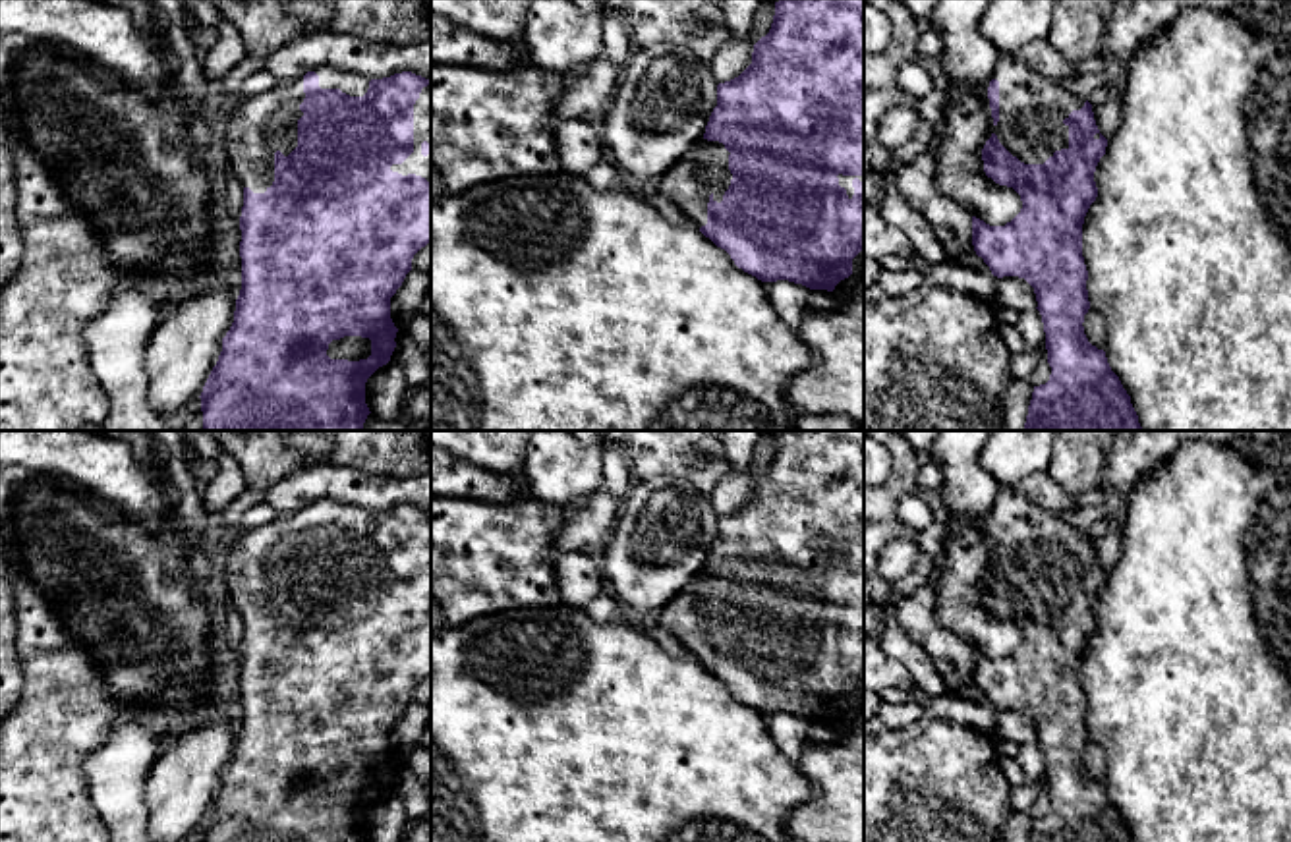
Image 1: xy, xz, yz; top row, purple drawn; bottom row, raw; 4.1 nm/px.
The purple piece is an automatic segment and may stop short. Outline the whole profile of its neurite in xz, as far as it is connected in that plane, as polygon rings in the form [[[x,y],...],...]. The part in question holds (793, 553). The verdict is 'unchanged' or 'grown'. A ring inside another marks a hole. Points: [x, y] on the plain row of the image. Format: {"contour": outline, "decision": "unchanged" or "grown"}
{"contour": [[[781,431],[775,435],[771,462],[754,477],[752,496],[738,510],[717,518],[717,539],[709,548],[703,570],[698,572],[696,577],[665,604],[659,612],[659,626],[673,633],[705,670],[725,682],[738,701],[761,715],[789,713],[810,722],[833,724],[835,718],[848,709],[864,713],[864,431]]], "decision": "grown"}

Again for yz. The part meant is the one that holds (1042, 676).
{"contour": [[[997,483],[988,531],[995,564],[982,581],[984,604],[995,616],[1013,620],[1022,641],[1005,659],[972,649],[972,678],[993,709],[1018,709],[1034,720],[1051,807],[1046,817],[1034,819],[1028,842],[1134,842],[1105,784],[1088,774],[1082,759],[1090,742],[1082,657],[1098,630],[1094,604],[1107,579],[1092,537],[1005,483]]], "decision": "grown"}

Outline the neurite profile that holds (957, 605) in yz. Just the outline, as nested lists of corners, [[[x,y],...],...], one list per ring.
[[[988,523],[953,531],[933,581],[933,624],[990,659],[1005,659],[1022,641],[1020,628],[984,604],[982,581],[995,566]]]

